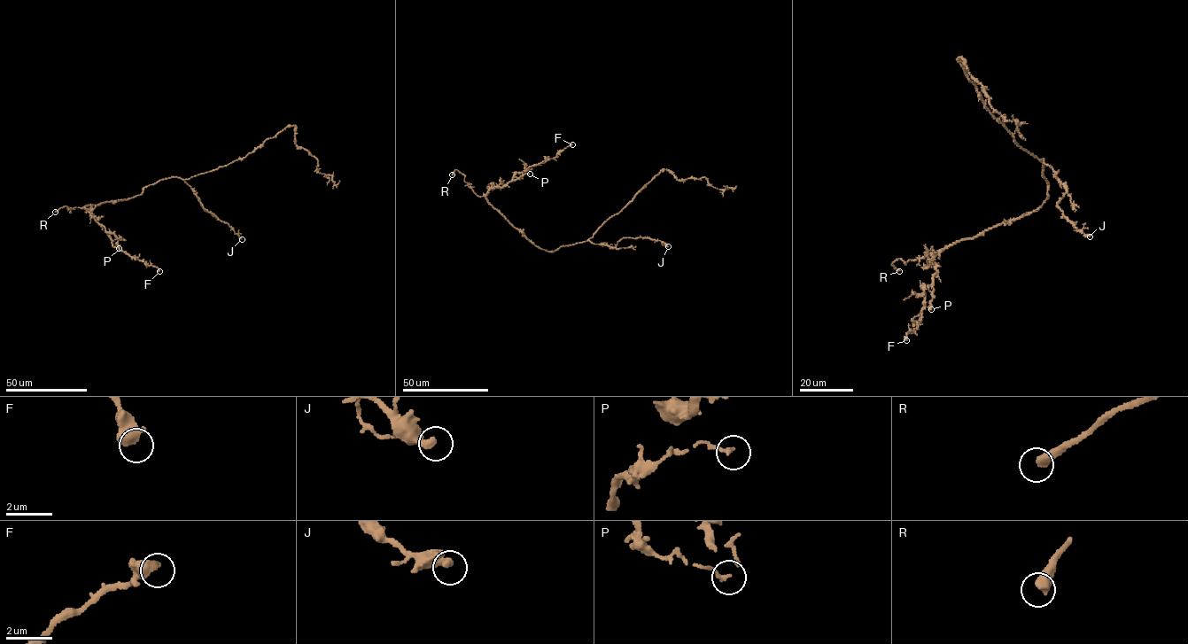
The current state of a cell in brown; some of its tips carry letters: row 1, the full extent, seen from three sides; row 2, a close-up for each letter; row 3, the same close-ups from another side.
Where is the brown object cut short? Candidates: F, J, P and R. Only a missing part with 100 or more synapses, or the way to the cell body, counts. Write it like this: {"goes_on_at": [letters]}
{"goes_on_at": ["R"]}

